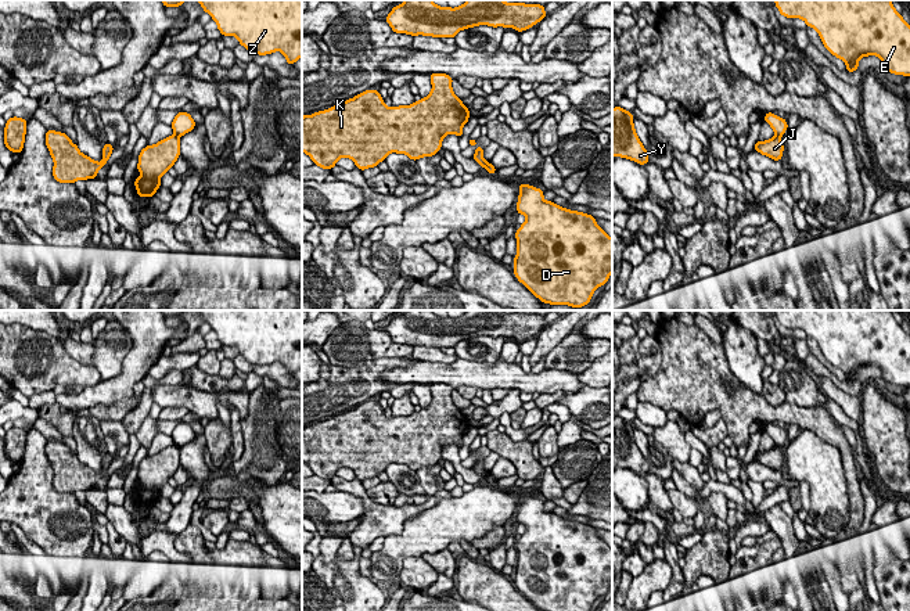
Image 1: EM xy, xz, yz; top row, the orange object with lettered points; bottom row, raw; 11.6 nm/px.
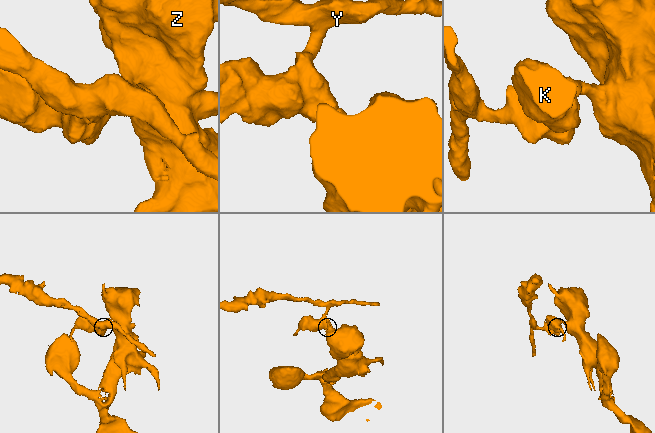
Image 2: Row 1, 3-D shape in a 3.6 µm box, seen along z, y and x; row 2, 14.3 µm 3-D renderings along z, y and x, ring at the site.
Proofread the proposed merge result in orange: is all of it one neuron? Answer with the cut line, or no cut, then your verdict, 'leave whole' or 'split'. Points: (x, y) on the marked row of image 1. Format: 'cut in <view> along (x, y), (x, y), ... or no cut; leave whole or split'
cut in xy along (175, 133), (177, 137); split

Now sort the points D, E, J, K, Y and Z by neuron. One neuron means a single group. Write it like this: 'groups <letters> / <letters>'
groups D E Z / J K Y

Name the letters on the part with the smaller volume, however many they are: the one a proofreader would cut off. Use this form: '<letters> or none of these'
J, K, Y

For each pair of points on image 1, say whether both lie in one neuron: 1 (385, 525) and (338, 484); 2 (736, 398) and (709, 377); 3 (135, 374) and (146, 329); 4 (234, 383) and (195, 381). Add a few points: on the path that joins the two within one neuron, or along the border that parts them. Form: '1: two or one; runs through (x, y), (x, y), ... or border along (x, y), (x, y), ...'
1: one; runs through (373, 511), (366, 499), (352, 486)
2: one; runs through (729, 396), (716, 384)
3: one; runs through (136, 363), (146, 351), (146, 340)
4: one; runs through (225, 383), (205, 381)

